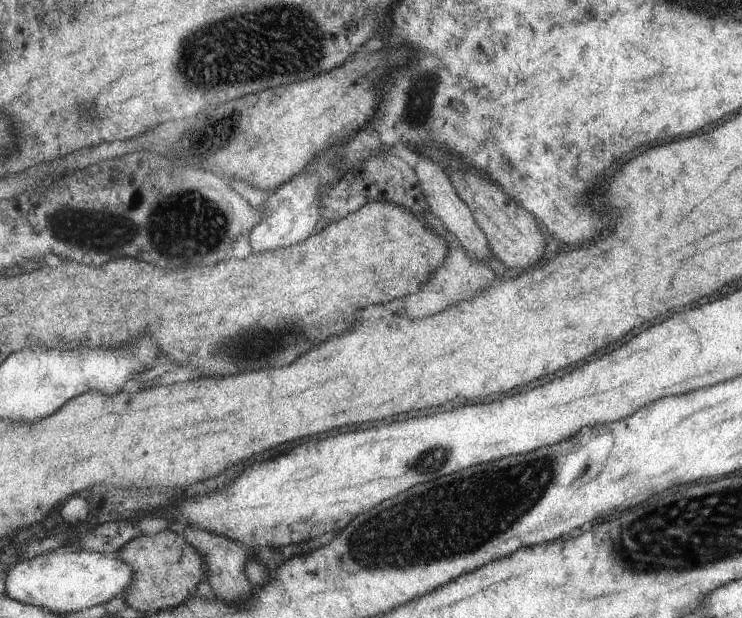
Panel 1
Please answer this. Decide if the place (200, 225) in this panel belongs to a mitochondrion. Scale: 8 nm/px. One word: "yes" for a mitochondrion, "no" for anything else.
yes

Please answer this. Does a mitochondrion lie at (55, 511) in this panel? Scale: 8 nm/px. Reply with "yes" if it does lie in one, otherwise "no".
no

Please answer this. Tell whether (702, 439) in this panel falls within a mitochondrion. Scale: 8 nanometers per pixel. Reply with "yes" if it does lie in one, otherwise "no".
no

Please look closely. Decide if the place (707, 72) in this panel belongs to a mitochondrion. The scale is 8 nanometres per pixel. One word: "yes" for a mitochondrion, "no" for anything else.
no

